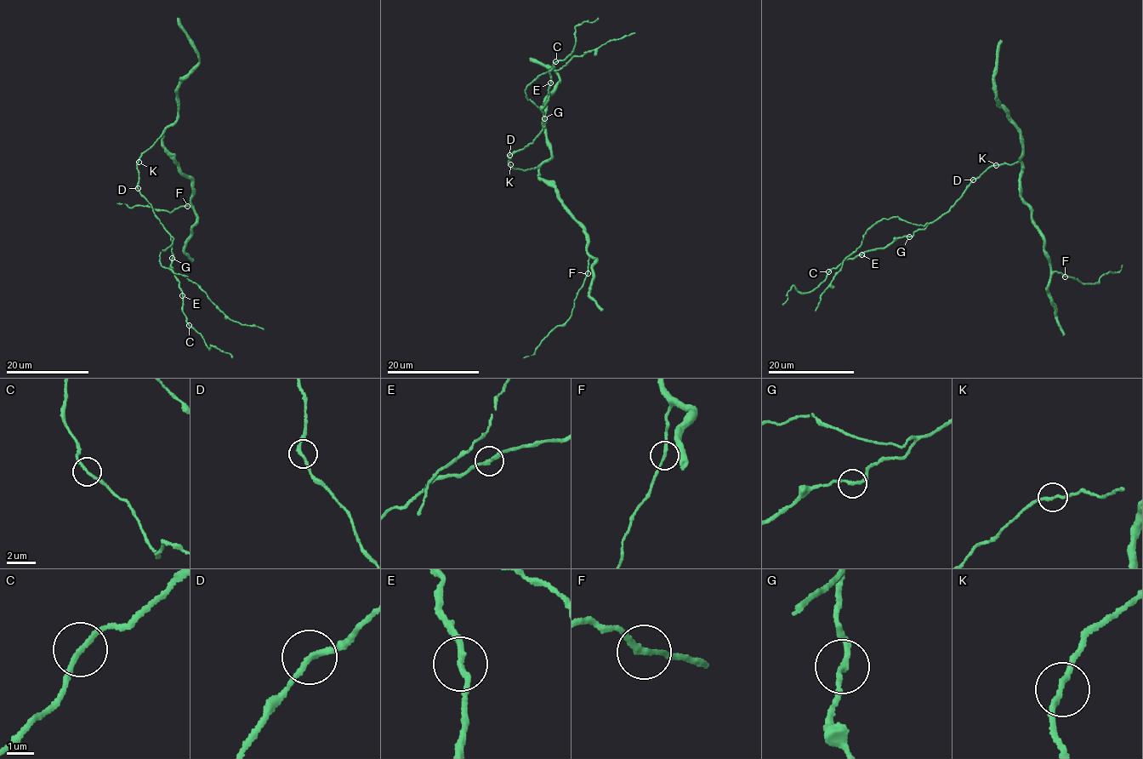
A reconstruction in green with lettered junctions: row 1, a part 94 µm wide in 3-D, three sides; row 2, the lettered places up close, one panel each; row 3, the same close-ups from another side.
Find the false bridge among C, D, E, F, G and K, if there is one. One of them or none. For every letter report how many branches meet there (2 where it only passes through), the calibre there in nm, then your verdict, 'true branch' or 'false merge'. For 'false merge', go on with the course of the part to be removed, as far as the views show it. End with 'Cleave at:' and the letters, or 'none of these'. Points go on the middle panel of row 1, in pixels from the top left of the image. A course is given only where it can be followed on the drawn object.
C: branches 2; calibre 190 nm; true branch
D: branches 2; calibre 200 nm; true branch
E: branches 2; calibre 240 nm; true branch
F: branches 2; calibre 200 nm; true branch
G: branches 2; calibre 200 nm; true branch
K: branches 2; calibre 190 nm; true branch
Cleave at: none of these

